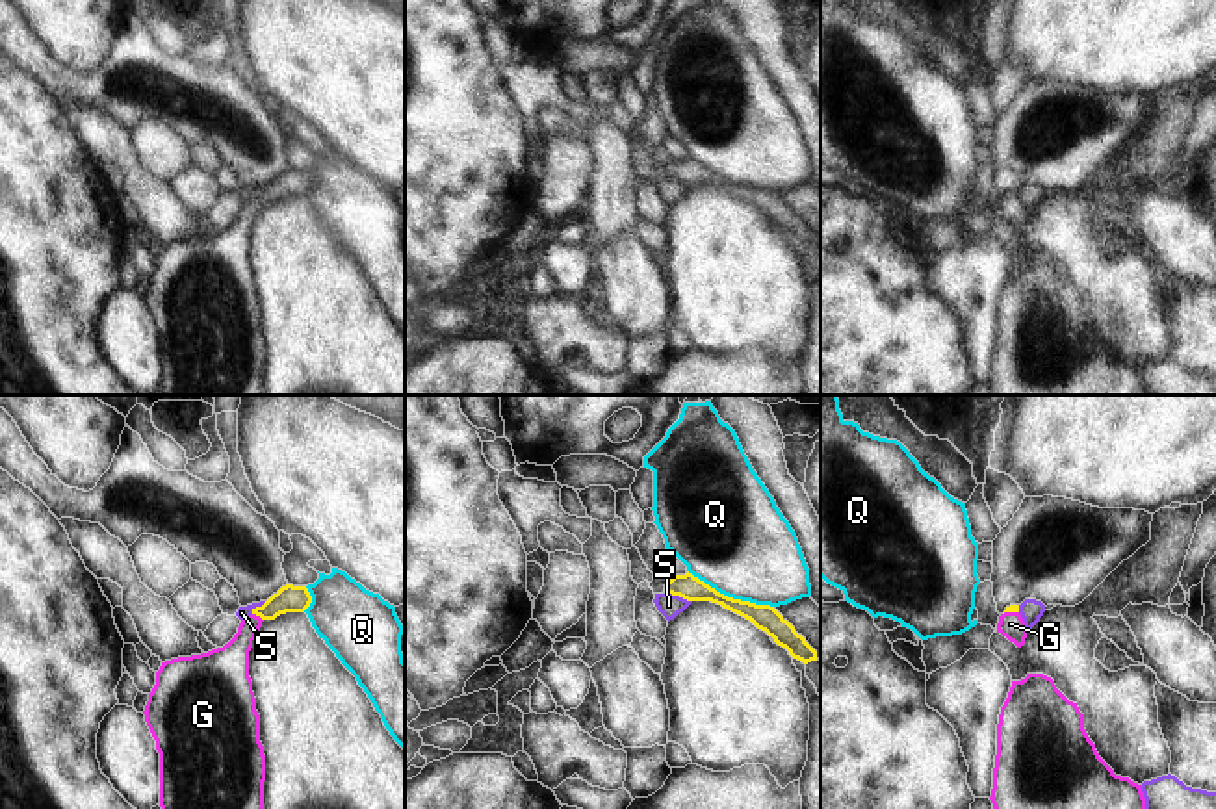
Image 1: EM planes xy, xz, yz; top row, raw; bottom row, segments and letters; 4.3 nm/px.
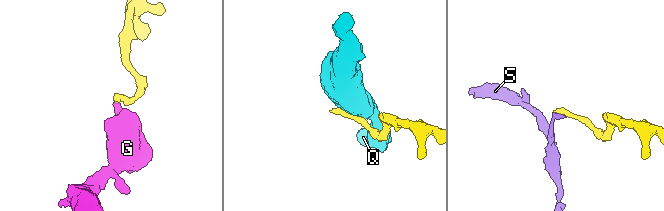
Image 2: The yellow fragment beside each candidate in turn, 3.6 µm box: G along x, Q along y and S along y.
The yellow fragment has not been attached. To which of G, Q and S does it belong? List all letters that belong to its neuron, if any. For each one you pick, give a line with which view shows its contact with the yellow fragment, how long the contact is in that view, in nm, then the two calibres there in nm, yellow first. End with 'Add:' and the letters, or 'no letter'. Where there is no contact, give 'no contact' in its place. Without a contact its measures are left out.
G: meets yellow in xy; contact 60 nm long; 120 nm thick on the yellow side, 160 nm on the other
Add: G

